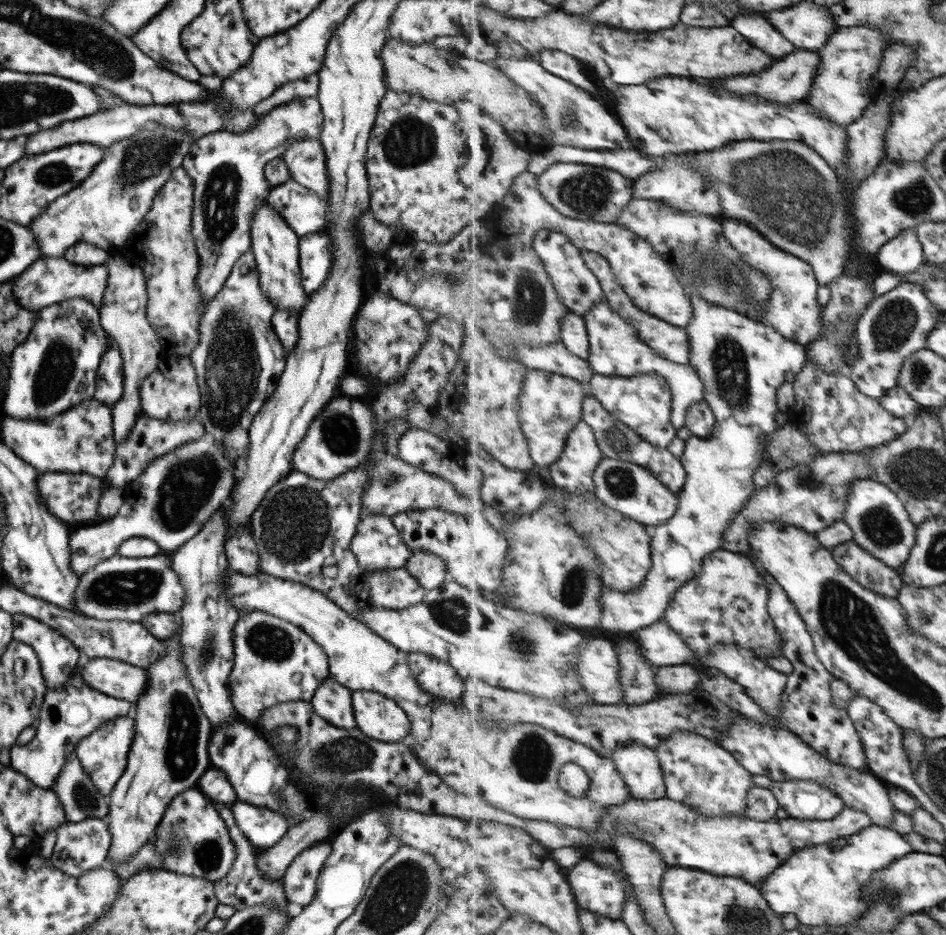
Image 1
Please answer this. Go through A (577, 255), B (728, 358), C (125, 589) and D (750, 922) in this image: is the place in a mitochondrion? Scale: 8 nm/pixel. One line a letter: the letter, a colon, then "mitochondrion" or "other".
A: other
B: mitochondrion
C: mitochondrion
D: mitochondrion

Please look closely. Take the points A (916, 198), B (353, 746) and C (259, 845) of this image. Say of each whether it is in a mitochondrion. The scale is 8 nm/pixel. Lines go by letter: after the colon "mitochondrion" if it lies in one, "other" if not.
A: mitochondrion
B: mitochondrion
C: other

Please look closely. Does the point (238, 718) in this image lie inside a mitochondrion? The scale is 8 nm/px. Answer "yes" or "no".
no

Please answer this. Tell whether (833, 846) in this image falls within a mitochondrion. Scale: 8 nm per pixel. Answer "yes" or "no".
no

